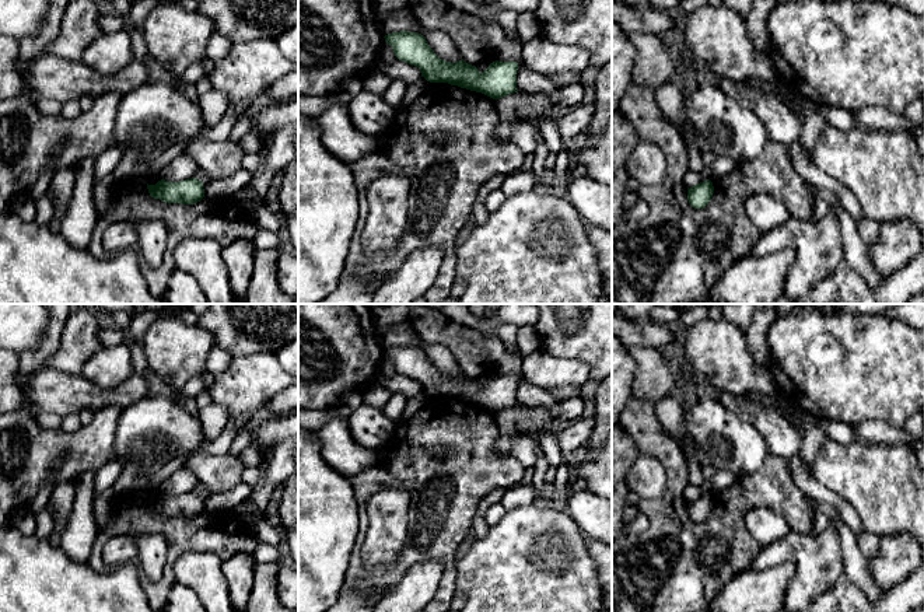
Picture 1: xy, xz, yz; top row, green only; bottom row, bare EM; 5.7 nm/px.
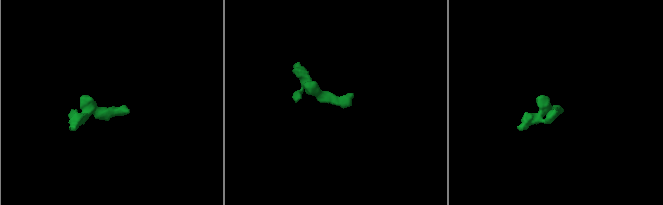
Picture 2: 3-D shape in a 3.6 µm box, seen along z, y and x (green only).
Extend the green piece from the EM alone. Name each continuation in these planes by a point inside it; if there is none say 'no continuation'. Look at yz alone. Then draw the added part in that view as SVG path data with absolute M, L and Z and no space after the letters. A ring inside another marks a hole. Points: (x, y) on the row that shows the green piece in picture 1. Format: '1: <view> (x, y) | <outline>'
no continuation

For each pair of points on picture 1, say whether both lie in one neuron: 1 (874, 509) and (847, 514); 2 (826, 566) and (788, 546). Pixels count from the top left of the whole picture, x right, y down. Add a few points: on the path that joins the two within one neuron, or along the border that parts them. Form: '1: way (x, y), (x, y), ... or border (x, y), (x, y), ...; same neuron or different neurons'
1: border (832, 490), (853, 507), (863, 530); different neurons
2: way (816, 559), (798, 549); same neuron

